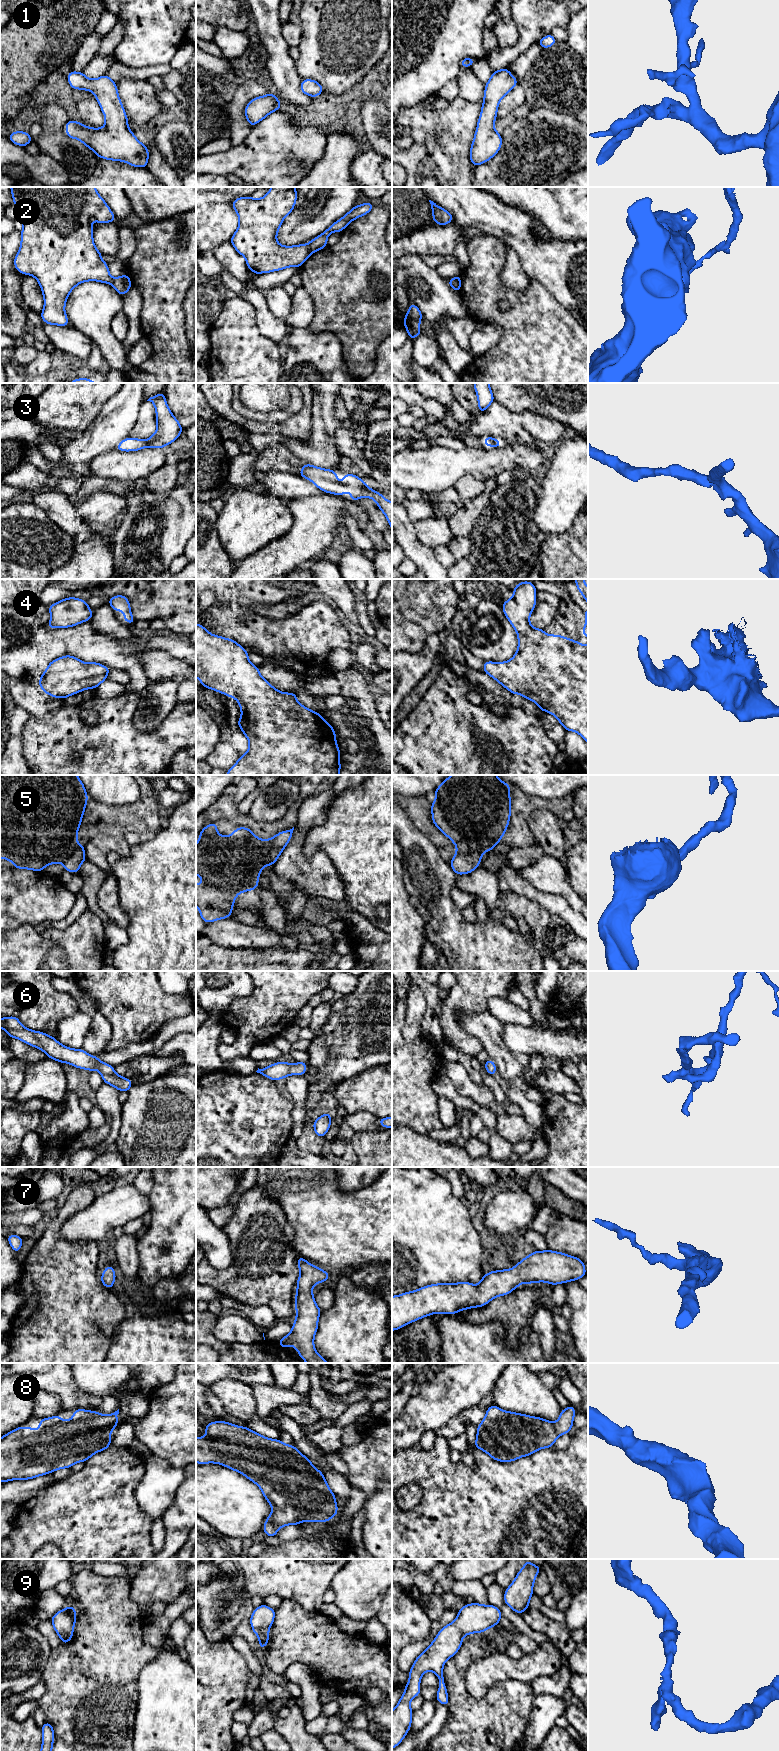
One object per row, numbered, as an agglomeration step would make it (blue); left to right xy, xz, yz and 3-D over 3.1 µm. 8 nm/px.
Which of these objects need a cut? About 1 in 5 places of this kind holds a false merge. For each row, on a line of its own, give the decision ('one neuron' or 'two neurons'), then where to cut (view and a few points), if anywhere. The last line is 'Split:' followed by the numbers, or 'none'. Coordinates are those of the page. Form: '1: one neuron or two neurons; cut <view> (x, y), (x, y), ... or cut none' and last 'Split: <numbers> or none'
1: one neuron; cut none
2: two neurons; cut yz (453, 278), (457, 290)
3: one neuron; cut none
4: one neuron; cut none
5: two neurons; cut yz (457, 849), (483, 852)
6: one neuron; cut none
7: one neuron; cut none
8: one neuron; cut none
9: one neuron; cut none
Split: 2, 5

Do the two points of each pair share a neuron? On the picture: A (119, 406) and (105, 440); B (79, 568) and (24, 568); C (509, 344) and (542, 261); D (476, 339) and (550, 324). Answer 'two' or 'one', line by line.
A: one
B: two
C: two
D: two

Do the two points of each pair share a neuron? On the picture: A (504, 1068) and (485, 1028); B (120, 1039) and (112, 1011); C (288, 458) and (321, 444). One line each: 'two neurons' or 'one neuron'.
A: one neuron
B: one neuron
C: two neurons

